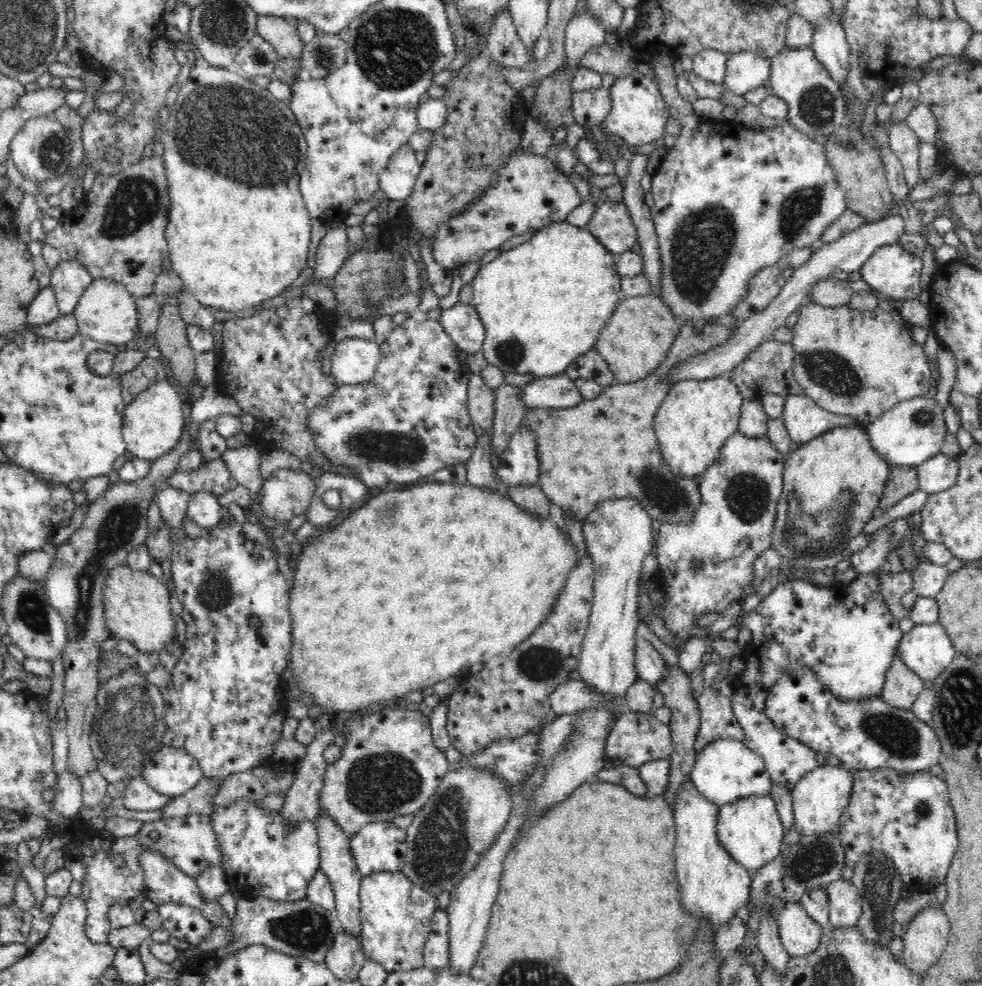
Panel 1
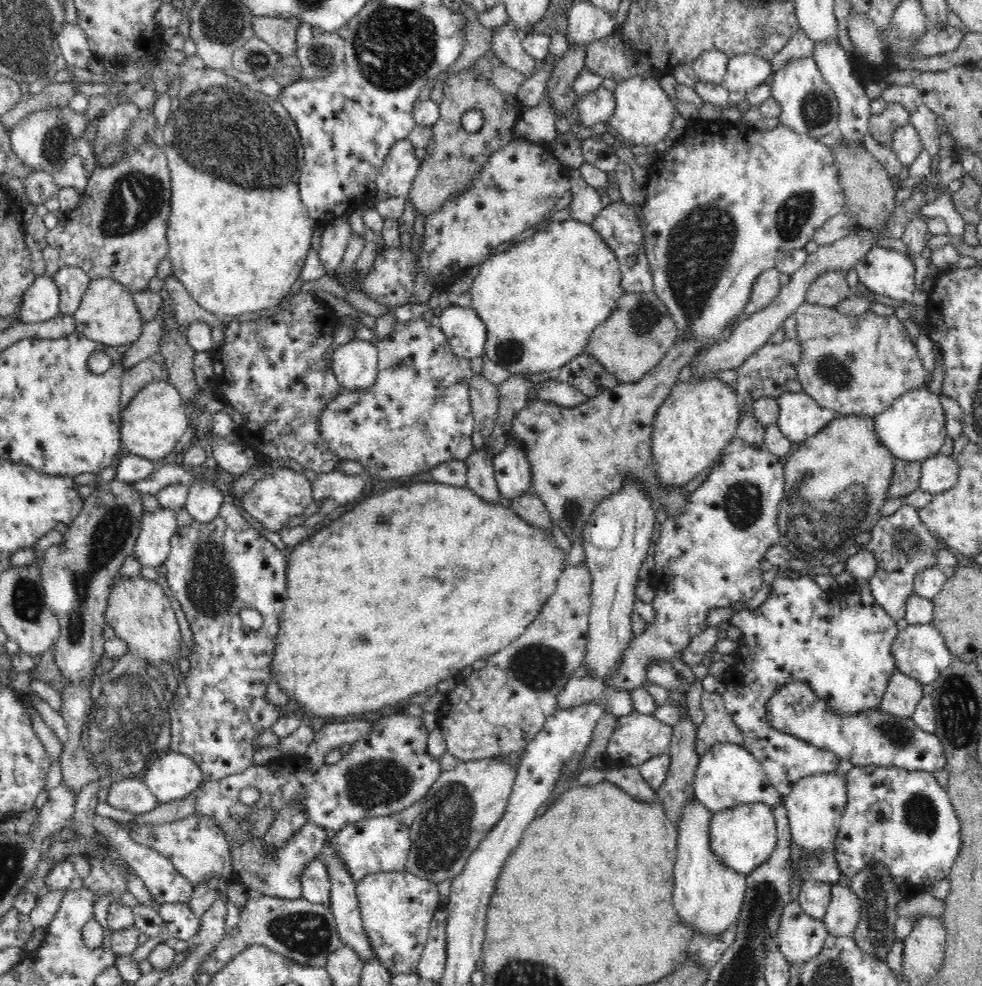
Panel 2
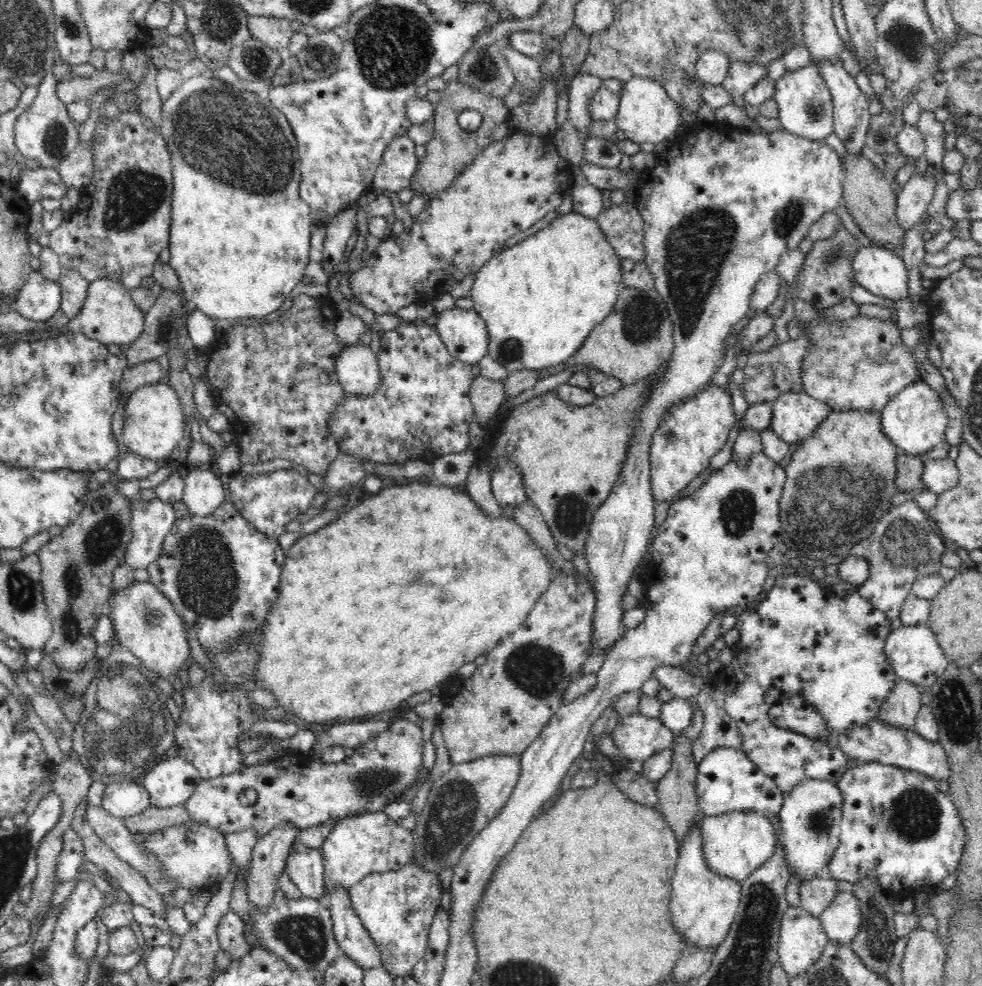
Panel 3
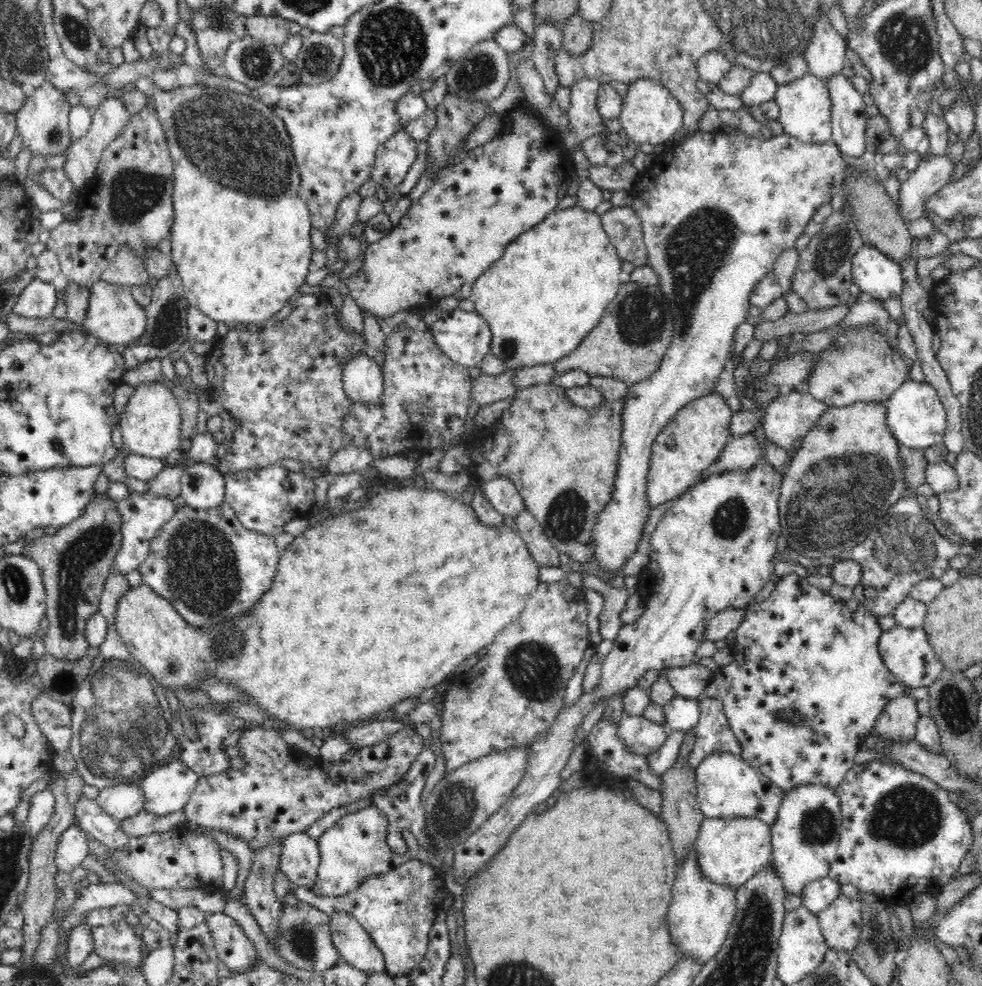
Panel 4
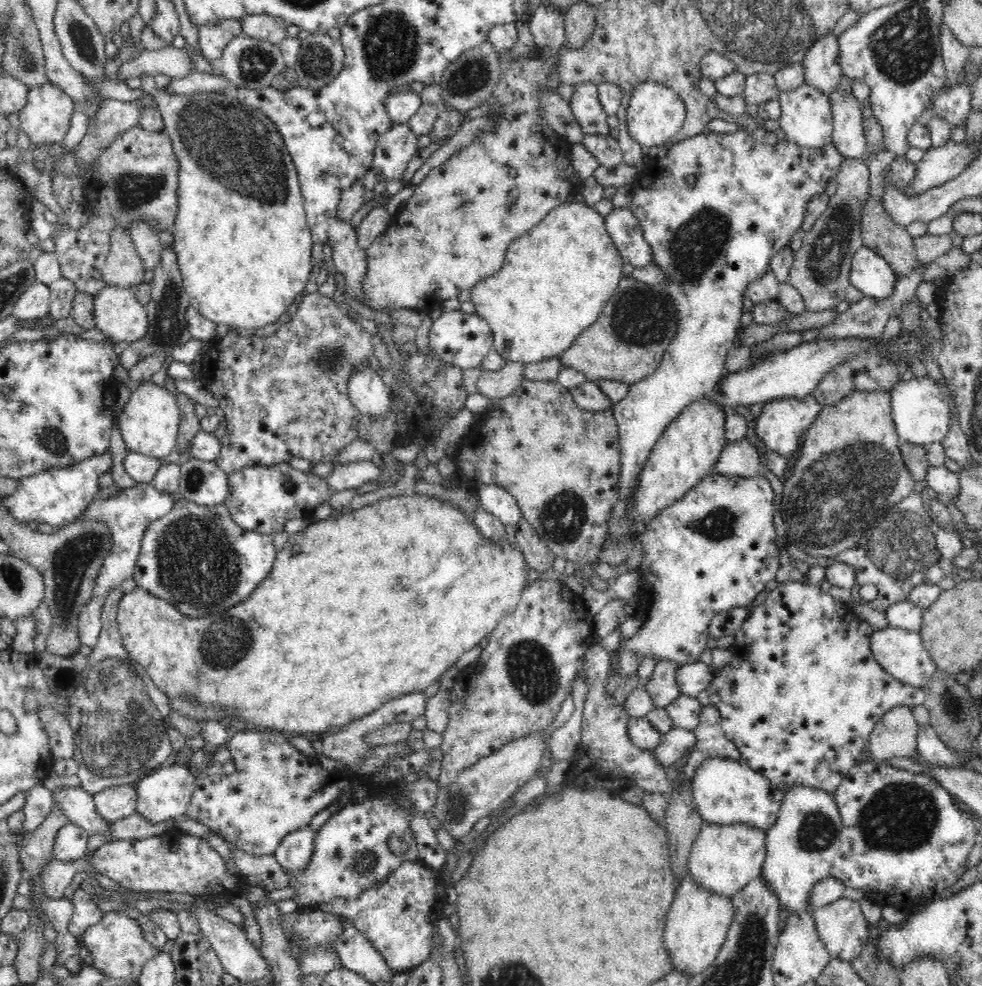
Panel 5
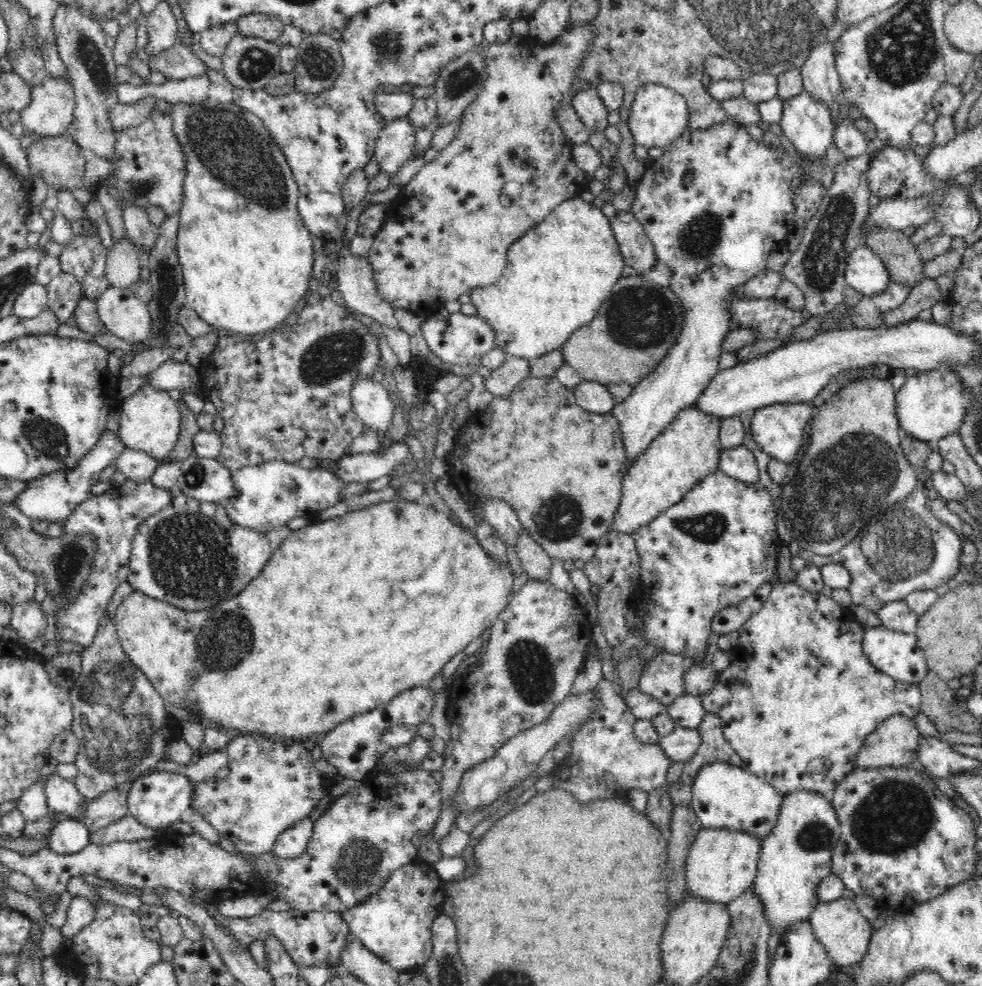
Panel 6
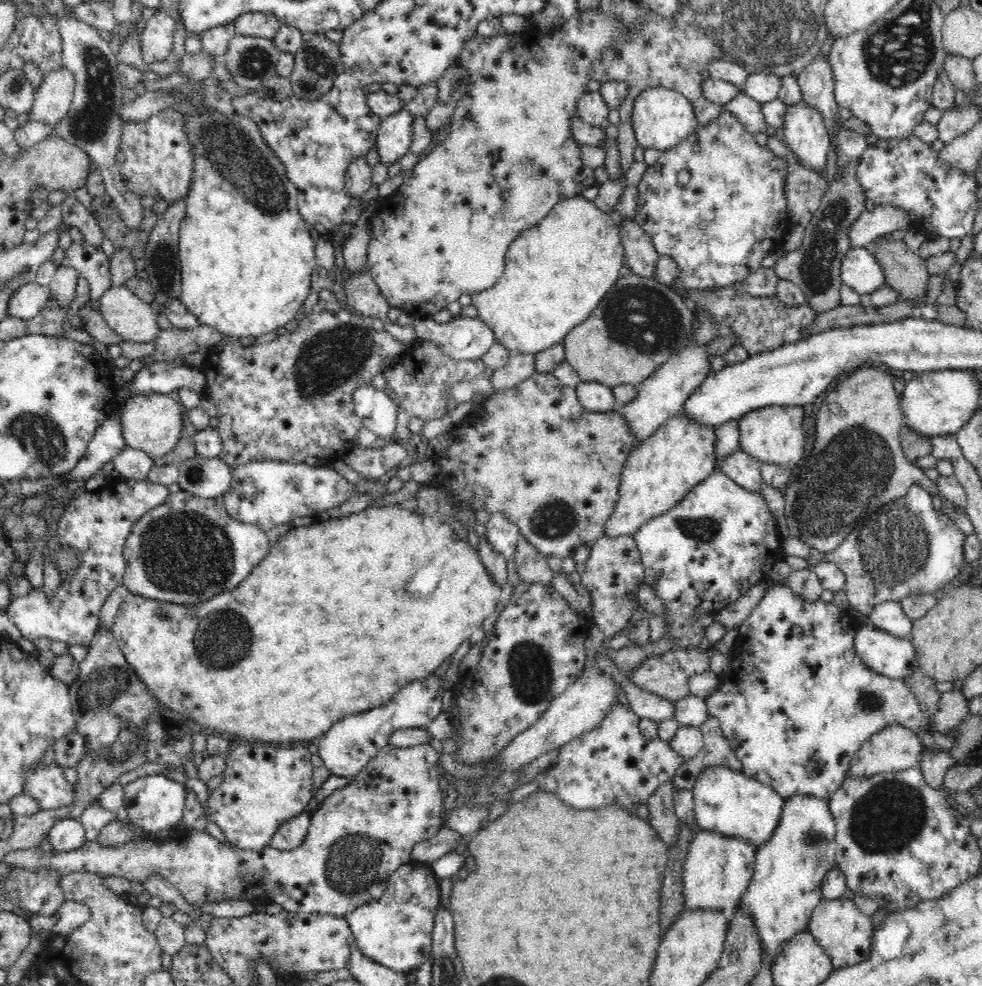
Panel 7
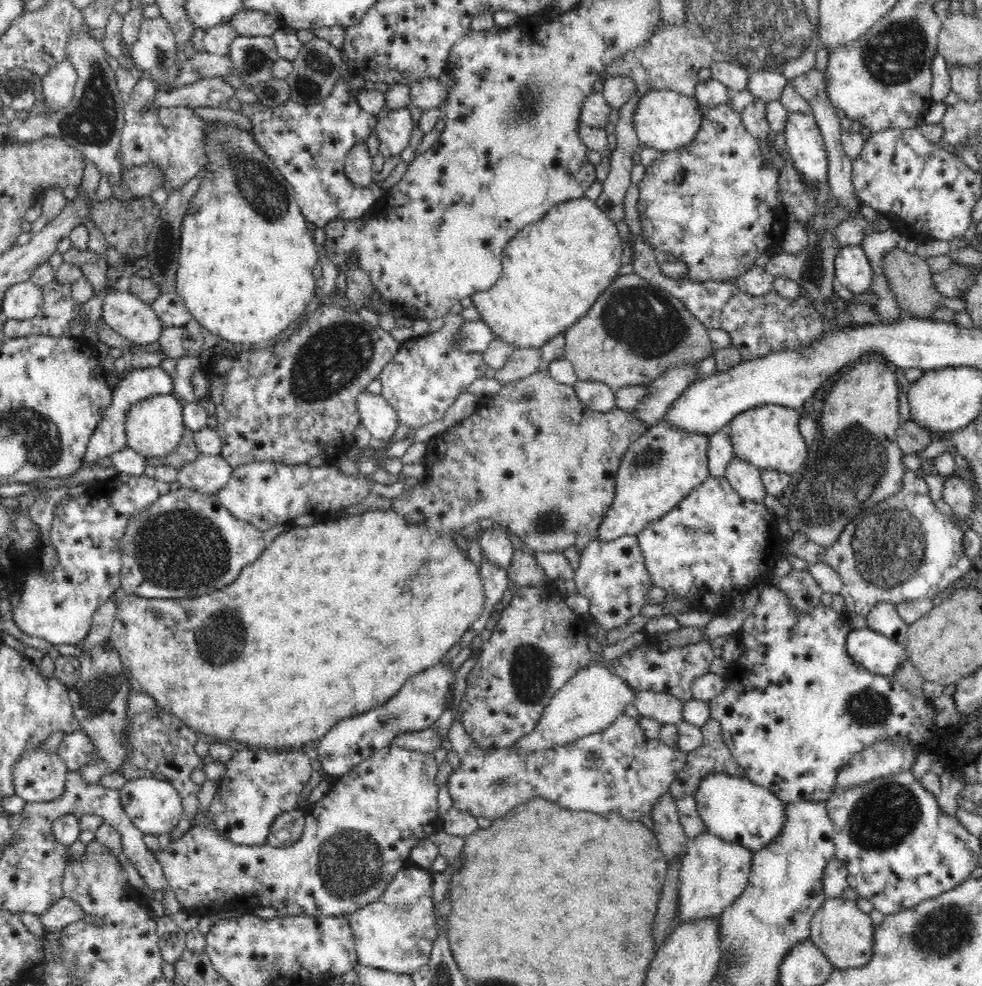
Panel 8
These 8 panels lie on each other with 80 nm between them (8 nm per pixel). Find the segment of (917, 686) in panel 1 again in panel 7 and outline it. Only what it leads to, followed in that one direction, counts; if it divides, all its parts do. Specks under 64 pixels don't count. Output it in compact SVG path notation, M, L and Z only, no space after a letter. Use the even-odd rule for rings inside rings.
M892 724L892 726L876 732L864 742L860 750L852 757L852 762L847 770L847 777L863 778L884 772L896 772L917 767L923 749L920 738L915 732L899 724Z

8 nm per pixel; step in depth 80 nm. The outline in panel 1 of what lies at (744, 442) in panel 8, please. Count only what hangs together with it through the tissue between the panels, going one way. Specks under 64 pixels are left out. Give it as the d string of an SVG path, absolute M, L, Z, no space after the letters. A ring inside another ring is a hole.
M803 392L785 397L781 419L792 442L807 443L836 427L852 426L858 421L824 410Z

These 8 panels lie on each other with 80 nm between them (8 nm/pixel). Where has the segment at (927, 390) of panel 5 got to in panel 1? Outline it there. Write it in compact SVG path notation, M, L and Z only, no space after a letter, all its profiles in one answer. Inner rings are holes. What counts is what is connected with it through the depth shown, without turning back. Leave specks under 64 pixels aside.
M919 396L898 402L874 422L865 424L872 447L890 467L917 467L942 450L947 432L942 406L934 398Z

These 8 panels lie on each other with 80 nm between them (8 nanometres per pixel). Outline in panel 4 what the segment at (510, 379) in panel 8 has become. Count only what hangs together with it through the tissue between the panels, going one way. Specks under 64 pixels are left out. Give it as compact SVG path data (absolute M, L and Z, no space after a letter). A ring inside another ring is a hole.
M507 367L502 374L496 376L481 373L477 379L473 380L472 399L482 407L510 398L516 392L514 387L514 372L516 371L517 369Z

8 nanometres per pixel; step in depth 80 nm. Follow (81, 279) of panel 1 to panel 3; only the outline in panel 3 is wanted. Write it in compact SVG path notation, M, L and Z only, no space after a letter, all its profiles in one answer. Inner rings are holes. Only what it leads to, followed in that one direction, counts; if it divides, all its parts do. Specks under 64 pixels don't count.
M66 270L62 272L58 284L61 286L61 310L69 319L78 317L84 307L90 282L77 270Z

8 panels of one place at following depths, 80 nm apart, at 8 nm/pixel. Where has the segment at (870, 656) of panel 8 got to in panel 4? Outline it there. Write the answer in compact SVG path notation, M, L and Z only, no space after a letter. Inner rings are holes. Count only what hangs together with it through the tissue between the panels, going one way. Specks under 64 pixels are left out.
M895 626L884 631L880 635L878 651L885 665L897 680L912 688L929 687L937 678L940 678L940 673L944 670L942 661L930 647L928 635L923 627L908 629Z

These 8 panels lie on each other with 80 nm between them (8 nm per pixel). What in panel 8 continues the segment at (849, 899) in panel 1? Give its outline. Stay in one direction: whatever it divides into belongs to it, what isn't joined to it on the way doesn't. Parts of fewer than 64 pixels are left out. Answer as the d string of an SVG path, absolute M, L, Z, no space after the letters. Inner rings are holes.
M841 896L831 899L826 898L820 910L817 910L816 914L812 916L811 932L808 939L824 953L824 956L826 956L835 968L860 968L860 966L868 964L870 958L872 958L874 952L875 927L876 925L870 920L870 915L858 908L856 900L844 899Z

